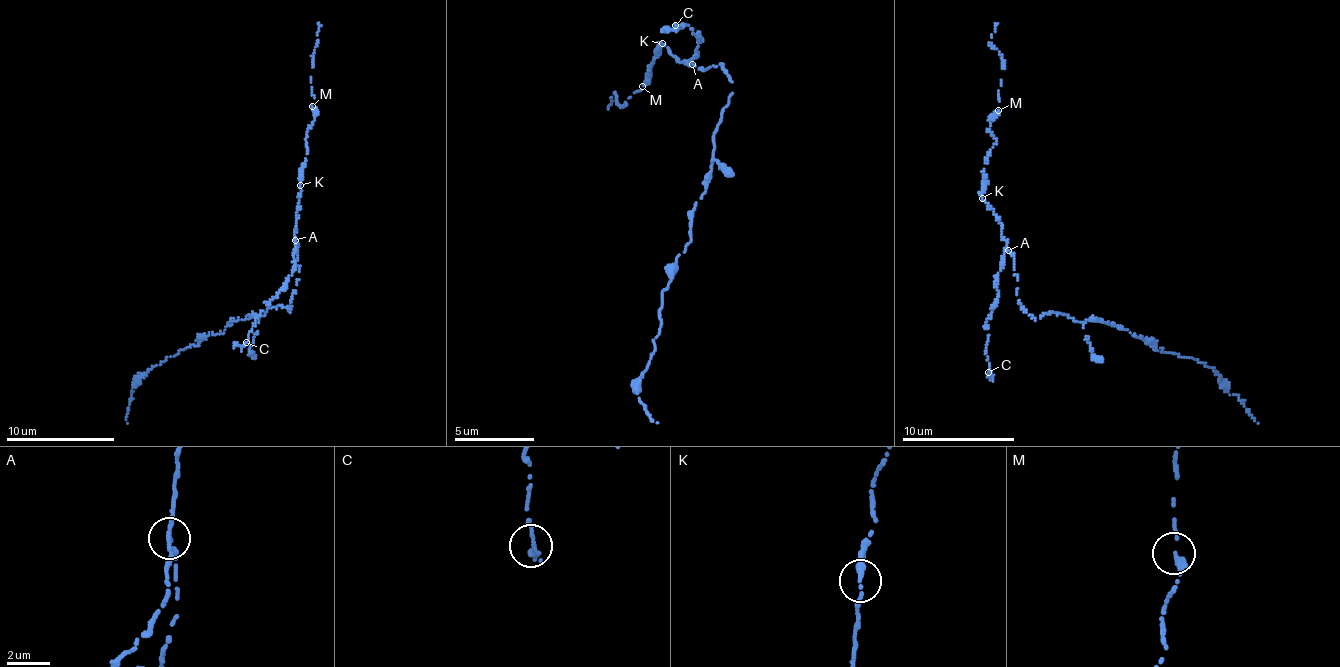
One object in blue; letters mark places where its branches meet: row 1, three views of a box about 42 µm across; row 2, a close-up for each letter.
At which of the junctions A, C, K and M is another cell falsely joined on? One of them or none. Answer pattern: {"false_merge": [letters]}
{"false_merge": ["A"]}

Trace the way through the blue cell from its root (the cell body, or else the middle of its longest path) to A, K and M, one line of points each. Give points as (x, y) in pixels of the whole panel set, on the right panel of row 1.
A: (1026, 312), (1017, 294), (1014, 256), (1007, 251)
K: (1026, 312), (1017, 294), (1014, 253), (1007, 248), (999, 217), (982, 198)
M: (1026, 312), (1017, 294), (1014, 253), (982, 198), (985, 157), (996, 144), (990, 117), (998, 110)

